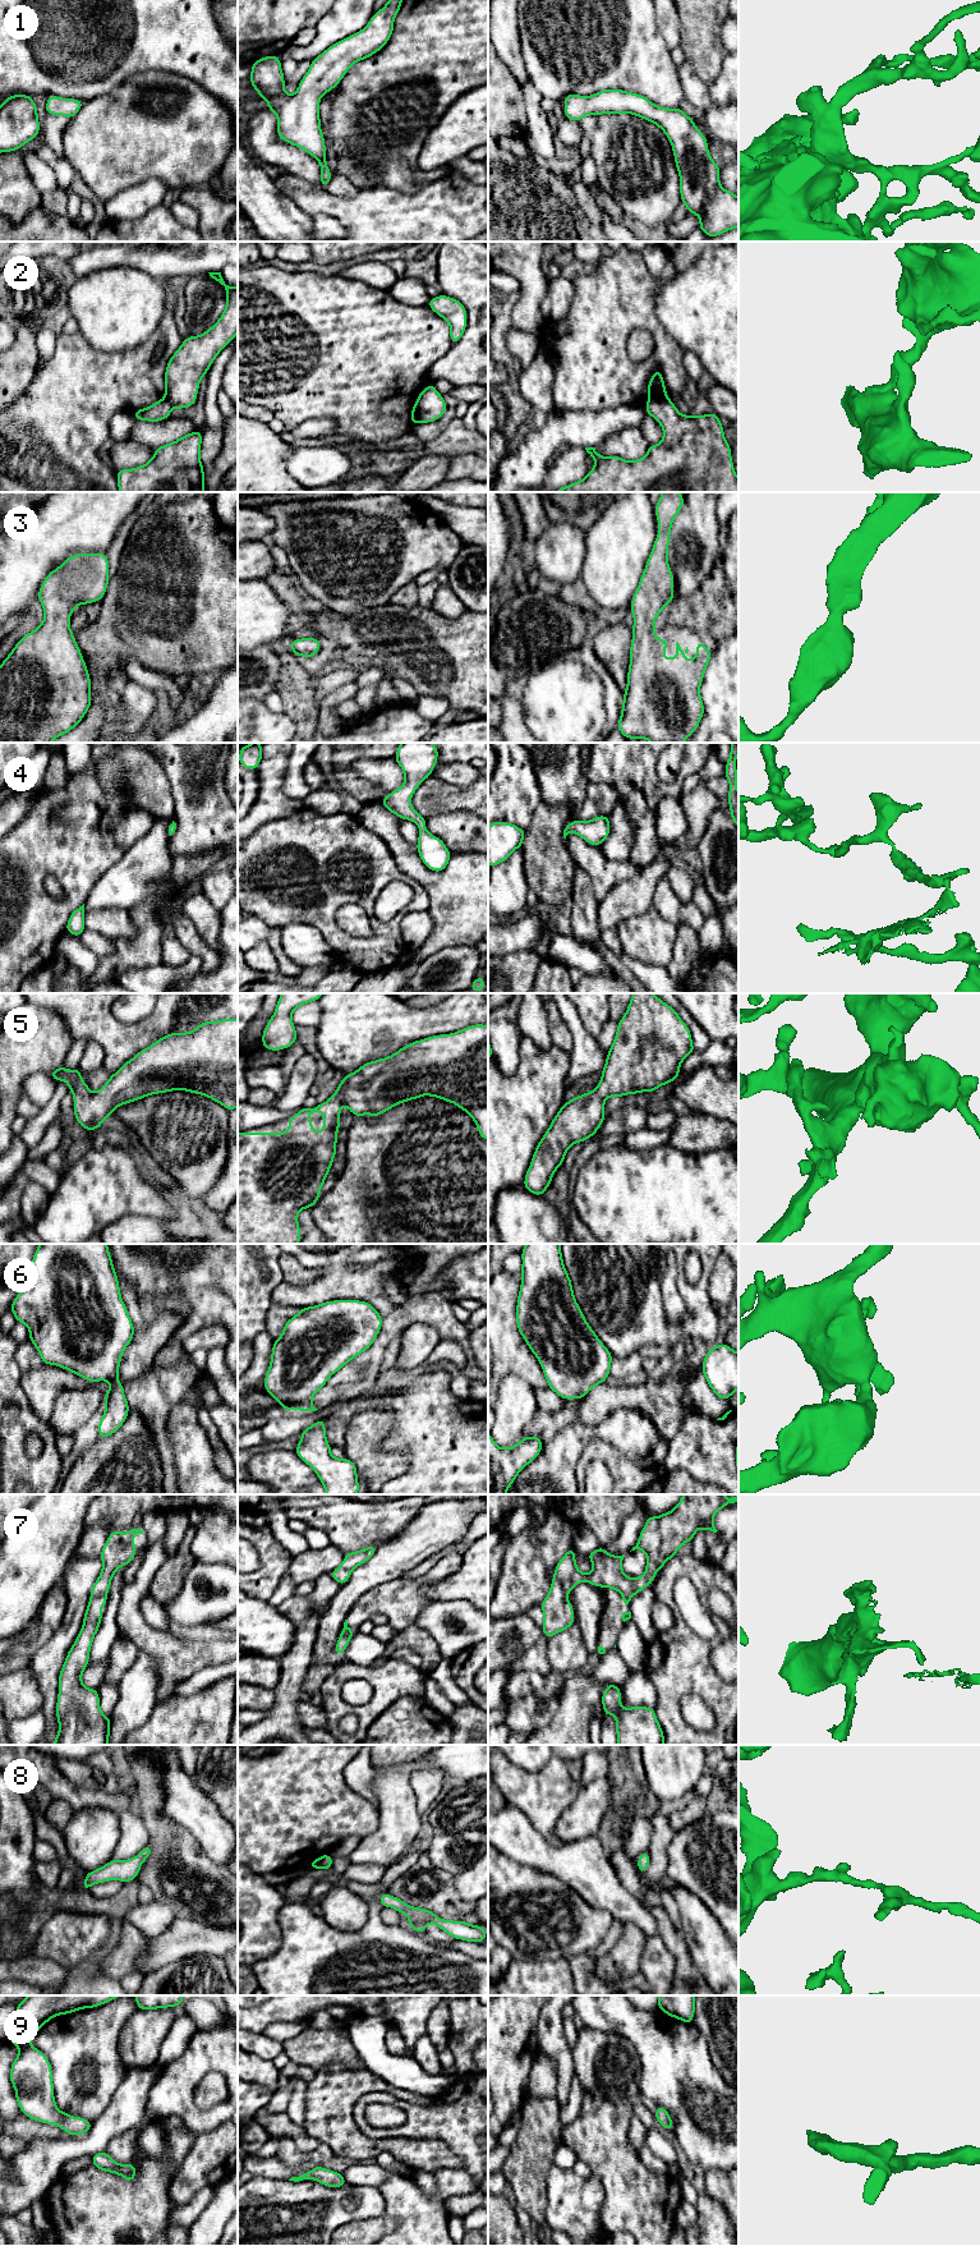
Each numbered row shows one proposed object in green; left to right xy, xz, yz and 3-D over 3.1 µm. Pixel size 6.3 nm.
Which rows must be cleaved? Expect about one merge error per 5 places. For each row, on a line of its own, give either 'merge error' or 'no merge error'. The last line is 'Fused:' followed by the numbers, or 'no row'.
1: no merge error
2: merge error
3: no merge error
4: no merge error
5: no merge error
6: no merge error
7: merge error
8: no merge error
9: no merge error
Fused: 2, 7

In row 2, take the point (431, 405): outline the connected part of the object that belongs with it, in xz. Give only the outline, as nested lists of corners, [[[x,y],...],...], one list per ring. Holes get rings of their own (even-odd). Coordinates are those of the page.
[[[433,383],[420,391],[415,405],[419,423],[434,422],[447,409],[442,395],[436,390]]]

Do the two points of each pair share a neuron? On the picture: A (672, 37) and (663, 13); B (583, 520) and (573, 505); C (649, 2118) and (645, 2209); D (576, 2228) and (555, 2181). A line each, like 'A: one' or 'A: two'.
A: one
B: one
C: two
D: one

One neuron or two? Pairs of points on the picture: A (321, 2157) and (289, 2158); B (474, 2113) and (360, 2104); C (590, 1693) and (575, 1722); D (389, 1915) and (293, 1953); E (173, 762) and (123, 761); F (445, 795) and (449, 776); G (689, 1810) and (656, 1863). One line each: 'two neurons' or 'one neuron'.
A: one neuron
B: one neuron
C: one neuron
D: two neurons
E: two neurons
F: two neurons
G: two neurons

